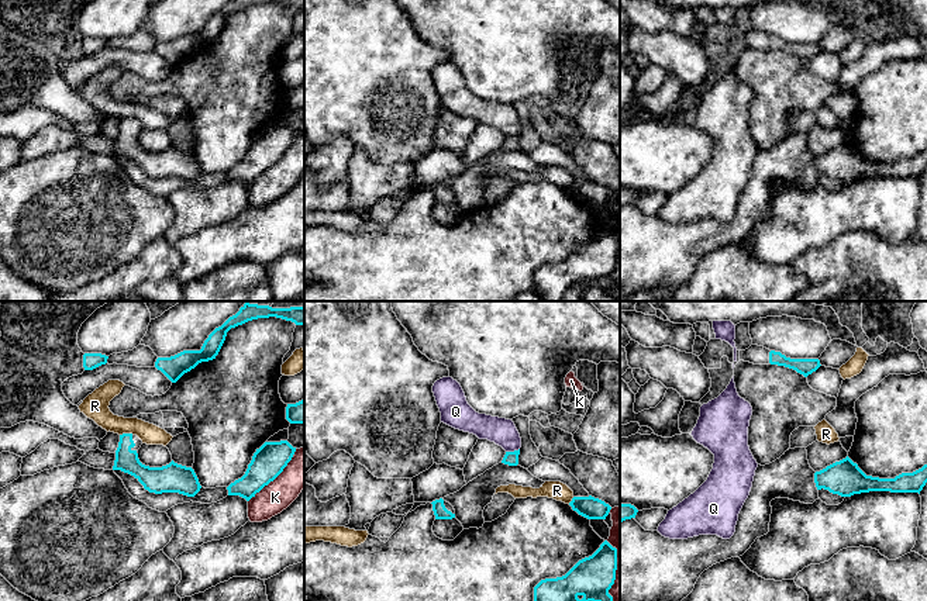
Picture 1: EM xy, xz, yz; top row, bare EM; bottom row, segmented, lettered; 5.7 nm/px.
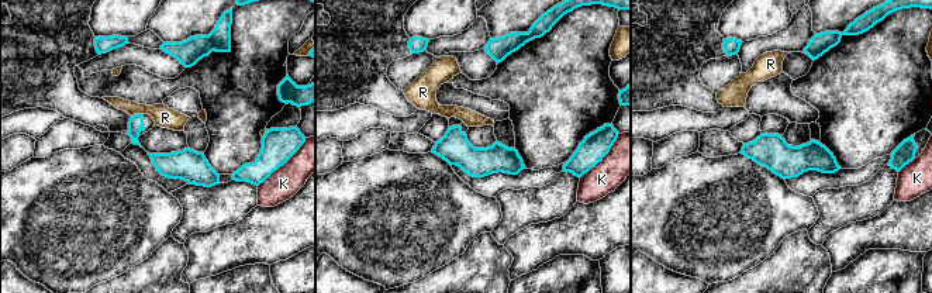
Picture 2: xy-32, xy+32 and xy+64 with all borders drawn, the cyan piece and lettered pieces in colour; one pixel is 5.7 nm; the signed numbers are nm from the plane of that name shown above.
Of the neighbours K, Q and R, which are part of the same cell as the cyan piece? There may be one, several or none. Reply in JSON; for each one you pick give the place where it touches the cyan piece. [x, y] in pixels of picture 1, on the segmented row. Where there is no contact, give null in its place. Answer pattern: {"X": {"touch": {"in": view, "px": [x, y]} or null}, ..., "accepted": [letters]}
{"accepted": []}

